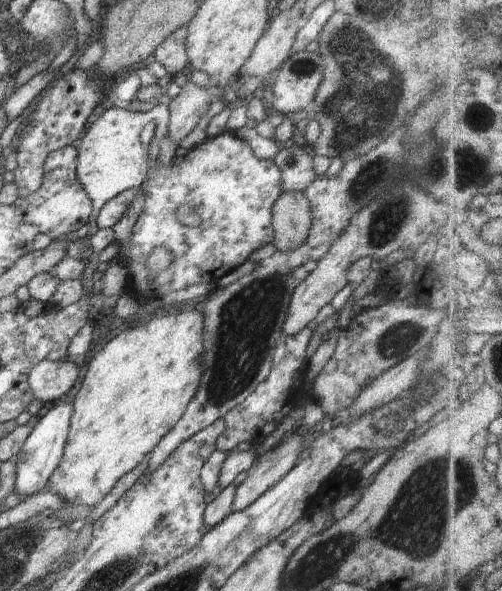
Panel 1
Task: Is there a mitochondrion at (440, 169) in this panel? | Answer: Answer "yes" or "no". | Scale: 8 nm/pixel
yes

